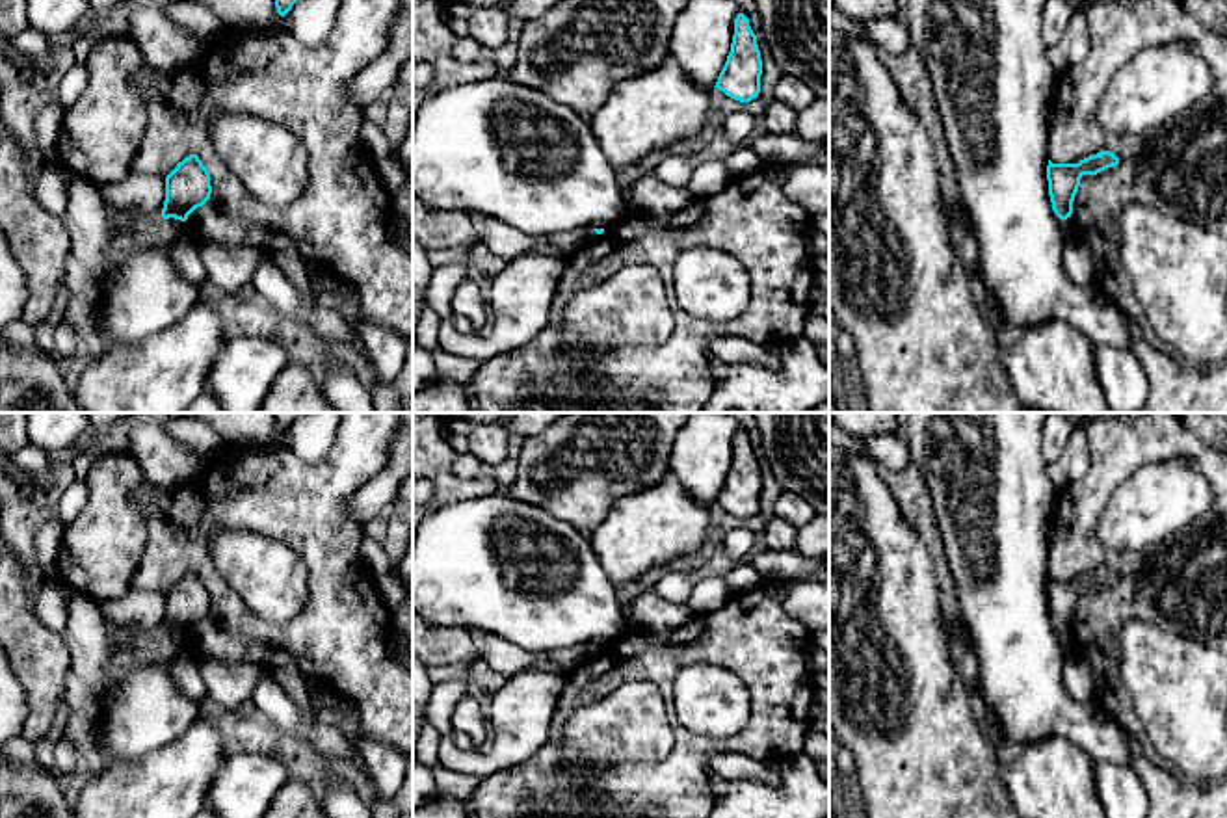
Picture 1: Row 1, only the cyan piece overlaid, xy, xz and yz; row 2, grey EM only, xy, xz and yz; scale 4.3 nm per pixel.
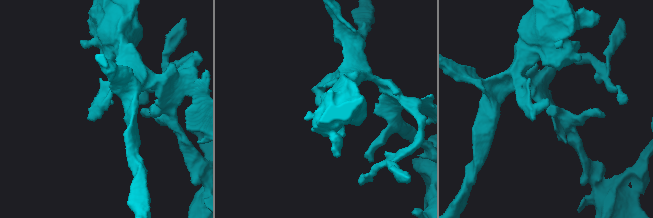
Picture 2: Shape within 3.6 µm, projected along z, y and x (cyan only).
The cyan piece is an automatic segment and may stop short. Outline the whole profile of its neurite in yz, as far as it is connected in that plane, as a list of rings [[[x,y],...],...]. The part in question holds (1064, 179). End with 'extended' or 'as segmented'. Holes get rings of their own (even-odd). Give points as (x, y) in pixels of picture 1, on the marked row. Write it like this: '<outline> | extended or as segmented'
[[[1101,151],[1078,164],[1047,165],[1049,195],[1054,214],[1063,221],[1073,214],[1073,201],[1084,175],[1097,175],[1119,164],[1119,158],[1110,151]]] | as segmented

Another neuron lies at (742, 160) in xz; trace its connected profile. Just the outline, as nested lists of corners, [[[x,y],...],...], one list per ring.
[[[747,145],[732,147],[721,162],[731,169],[732,178],[747,177],[764,165],[759,154]]]

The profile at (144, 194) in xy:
[[[132,169],[123,180],[99,186],[106,206],[141,216],[160,216],[165,201],[165,178]]]

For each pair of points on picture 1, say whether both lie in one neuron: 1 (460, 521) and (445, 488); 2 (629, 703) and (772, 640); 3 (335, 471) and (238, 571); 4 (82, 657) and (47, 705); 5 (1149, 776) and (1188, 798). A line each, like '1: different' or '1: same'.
1: different
2: different
3: different
4: different
5: same

